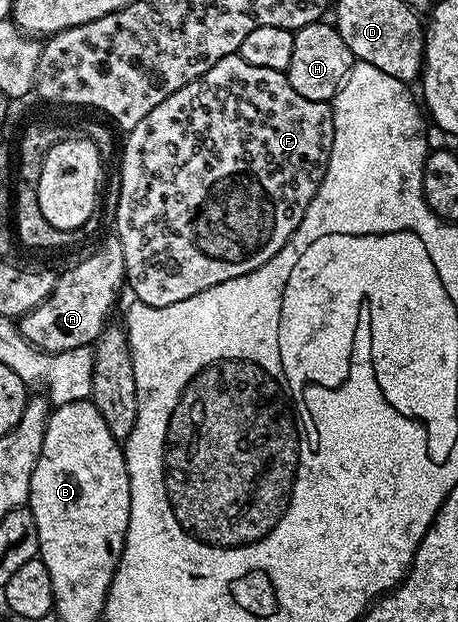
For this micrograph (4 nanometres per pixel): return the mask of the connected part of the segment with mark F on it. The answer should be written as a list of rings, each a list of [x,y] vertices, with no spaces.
[[[235,53],[229,58],[218,60],[218,64],[214,64],[214,68],[210,68],[201,78],[195,78],[178,92],[166,96],[166,100],[162,100],[154,112],[146,115],[133,130],[127,131],[125,138],[128,139],[124,142],[124,159],[120,162],[120,195],[116,198],[114,234],[122,244],[124,276],[127,289],[132,289],[131,297],[147,306],[162,308],[178,304],[178,300],[186,300],[206,288],[214,288],[214,284],[246,276],[266,264],[266,260],[273,258],[283,248],[304,218],[310,200],[314,200],[324,179],[330,148],[334,144],[334,120],[331,105],[318,100],[306,100],[306,96],[294,92],[287,73],[270,68],[254,68],[254,64],[246,64],[246,60]]]

